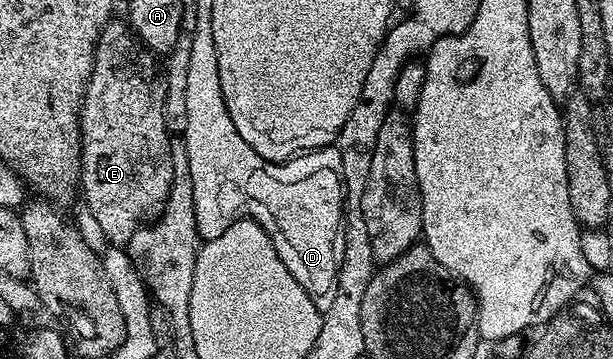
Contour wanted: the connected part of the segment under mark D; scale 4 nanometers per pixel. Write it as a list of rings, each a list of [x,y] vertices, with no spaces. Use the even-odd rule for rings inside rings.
[[[327,148],[312,149],[299,153],[288,161],[256,167],[252,175],[248,175],[246,200],[249,212],[261,221],[264,231],[272,239],[276,255],[280,255],[284,267],[292,271],[292,279],[296,279],[296,283],[300,283],[300,287],[304,287],[304,291],[308,291],[311,297],[325,298],[338,280],[338,272],[344,259],[346,187],[342,184],[342,156],[336,151],[330,152]],[[326,169],[330,169],[330,185],[326,185]]]

